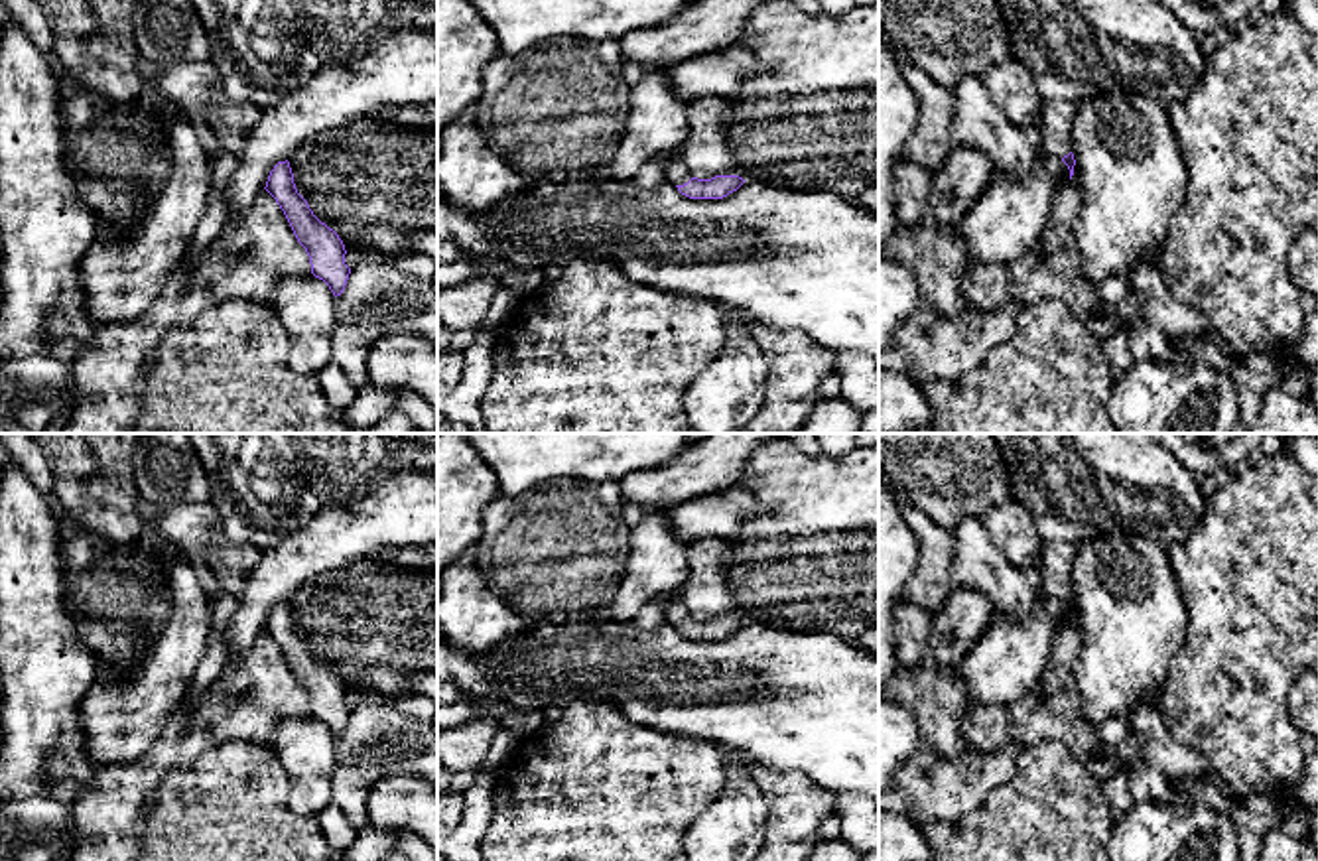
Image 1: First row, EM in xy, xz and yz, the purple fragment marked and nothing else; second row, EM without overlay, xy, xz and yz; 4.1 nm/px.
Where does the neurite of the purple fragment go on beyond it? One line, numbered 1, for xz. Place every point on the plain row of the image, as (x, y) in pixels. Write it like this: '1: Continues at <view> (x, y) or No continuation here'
1: Continues at xz (678, 615)

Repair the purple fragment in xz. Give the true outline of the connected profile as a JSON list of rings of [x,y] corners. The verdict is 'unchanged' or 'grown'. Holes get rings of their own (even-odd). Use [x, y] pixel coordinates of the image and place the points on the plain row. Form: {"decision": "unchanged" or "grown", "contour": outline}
{"decision": "grown", "contour": [[[672,595],[668,603],[666,623],[674,625],[678,632],[690,640],[723,640],[745,625],[739,617],[697,621],[676,595]]]}

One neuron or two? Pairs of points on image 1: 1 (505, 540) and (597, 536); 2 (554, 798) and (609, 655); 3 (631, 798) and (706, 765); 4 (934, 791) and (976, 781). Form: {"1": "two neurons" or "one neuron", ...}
{"1": "one neuron", "2": "two neurons", "3": "one neuron", "4": "one neuron"}

